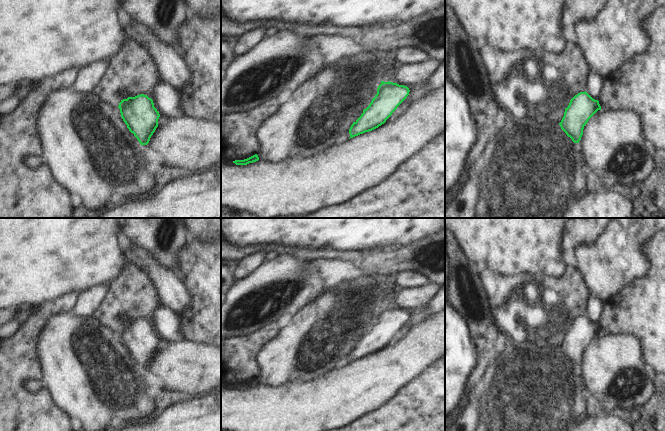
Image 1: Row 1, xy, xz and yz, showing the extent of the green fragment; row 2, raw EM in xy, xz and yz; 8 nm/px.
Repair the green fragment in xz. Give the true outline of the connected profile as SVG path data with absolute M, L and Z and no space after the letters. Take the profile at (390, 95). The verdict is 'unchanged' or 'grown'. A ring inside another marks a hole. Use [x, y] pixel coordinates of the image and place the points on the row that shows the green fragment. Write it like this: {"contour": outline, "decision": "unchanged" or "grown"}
{"contour": "M381 81L377 94L361 116L349 129L350 138L372 131L386 122L409 95L409 88L393 82Z", "decision": "unchanged"}

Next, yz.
{"contour": "M586 91L580 92L570 100L559 125L574 143L579 143L584 126L598 110L601 110L599 101Z", "decision": "unchanged"}

